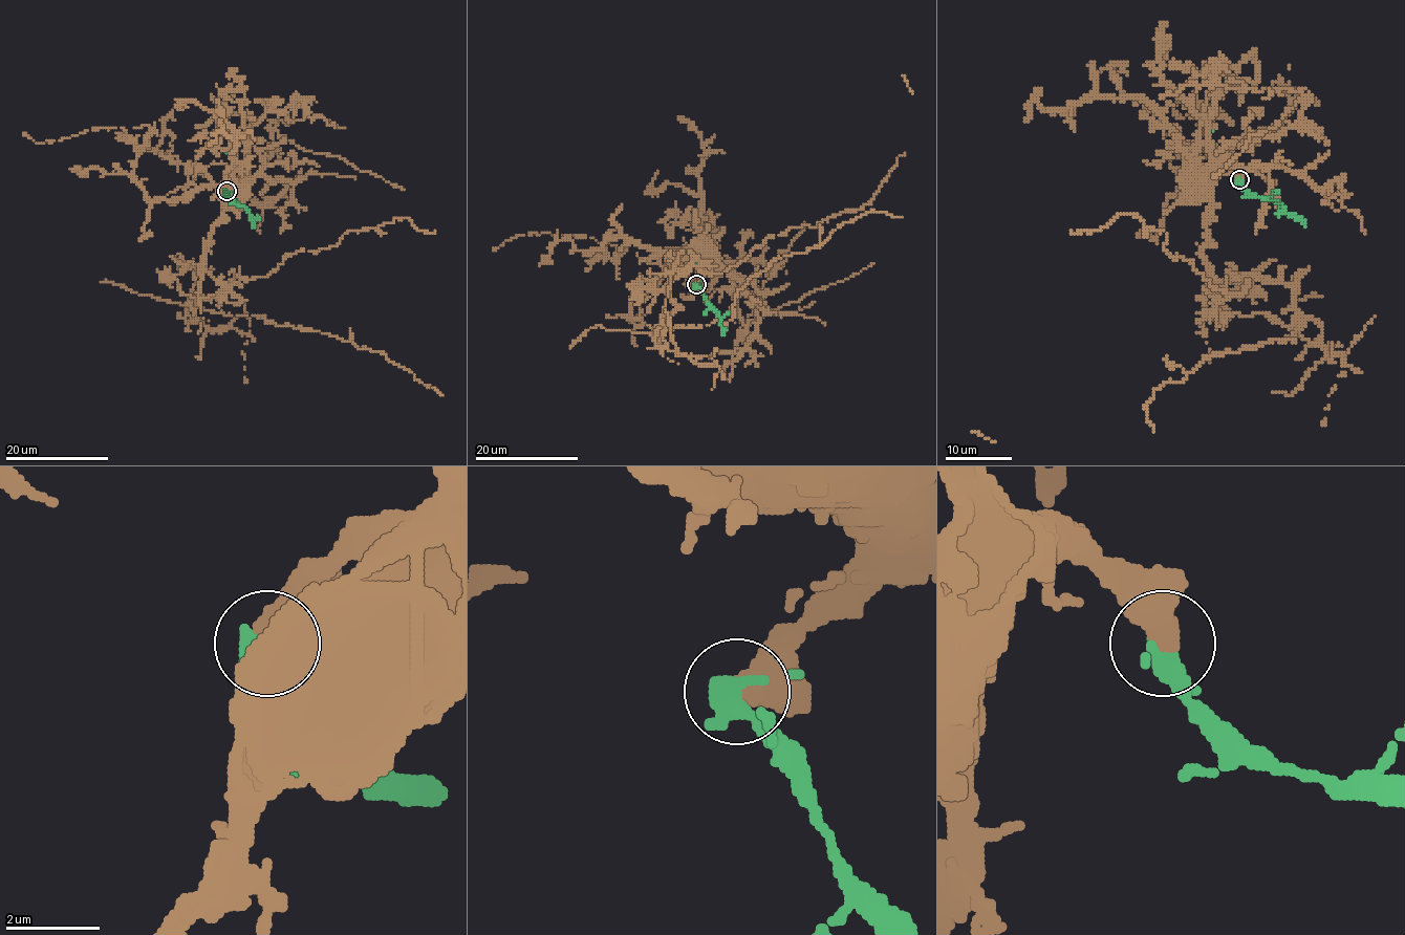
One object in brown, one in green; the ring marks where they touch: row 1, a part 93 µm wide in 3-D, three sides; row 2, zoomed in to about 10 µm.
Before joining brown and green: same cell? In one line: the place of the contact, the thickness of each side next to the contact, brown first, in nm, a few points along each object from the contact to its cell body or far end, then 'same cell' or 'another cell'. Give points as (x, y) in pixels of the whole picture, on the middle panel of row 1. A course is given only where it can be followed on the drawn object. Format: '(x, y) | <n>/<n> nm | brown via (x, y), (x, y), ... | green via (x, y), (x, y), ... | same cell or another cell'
(696, 284) | 500/320 nm | brown via (696, 284), (710, 270), (706, 251) | green via (696, 284), (721, 322), (722, 335) | another cell

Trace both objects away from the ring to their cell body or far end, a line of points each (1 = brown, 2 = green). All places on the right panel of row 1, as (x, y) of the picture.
1: (1239, 179), (1227, 167), (1197, 171)
2: (1239, 179), (1253, 194), (1275, 199), (1305, 225)

